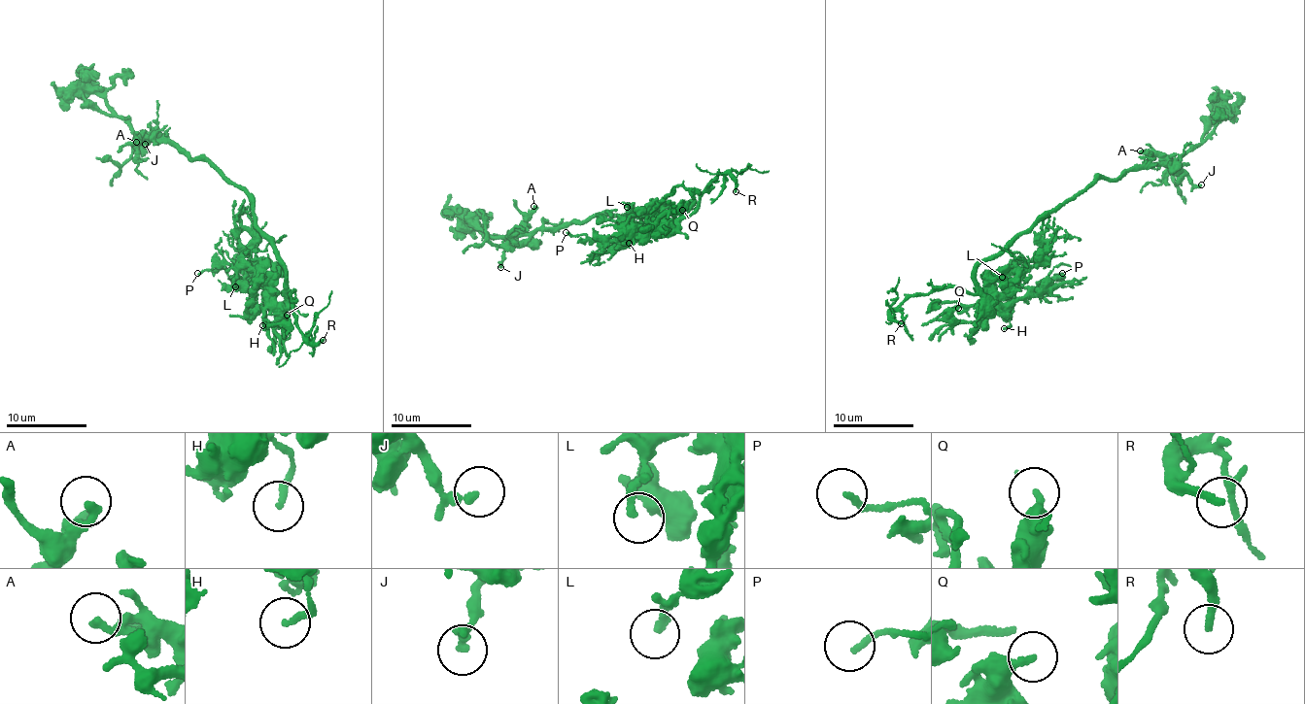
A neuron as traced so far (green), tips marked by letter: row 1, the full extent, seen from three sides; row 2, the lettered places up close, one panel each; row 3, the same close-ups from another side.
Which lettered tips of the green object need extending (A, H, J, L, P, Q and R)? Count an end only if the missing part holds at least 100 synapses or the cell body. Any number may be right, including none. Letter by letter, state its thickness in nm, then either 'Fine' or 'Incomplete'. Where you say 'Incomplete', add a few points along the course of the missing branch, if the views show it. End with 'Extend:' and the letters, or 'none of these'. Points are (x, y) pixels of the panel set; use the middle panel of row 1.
A: Thickness 240 nm. Fine
H: Thickness 200 nm. Fine
J: Thickness 180 nm. Fine
L: Thickness 240 nm. Fine
P: Thickness 170 nm. Fine
Q: Thickness 240 nm. Fine
R: Thickness 240 nm. Incomplete
Extend: R

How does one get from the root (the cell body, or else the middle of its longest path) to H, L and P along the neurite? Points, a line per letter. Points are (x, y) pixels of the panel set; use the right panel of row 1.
H: (1055, 209), (1000, 252), (978, 265), (976, 290), (982, 308), (986, 304), (1010, 317), (1010, 324), (1004, 328)
L: (1055, 209), (1000, 252), (978, 265), (976, 290), (984, 309), (990, 277), (1006, 273), (1013, 265), (1002, 277)
P: (1055, 209), (1000, 252), (978, 265), (976, 290), (982, 308), (987, 303), (1014, 302), (1047, 287), (1062, 273)

